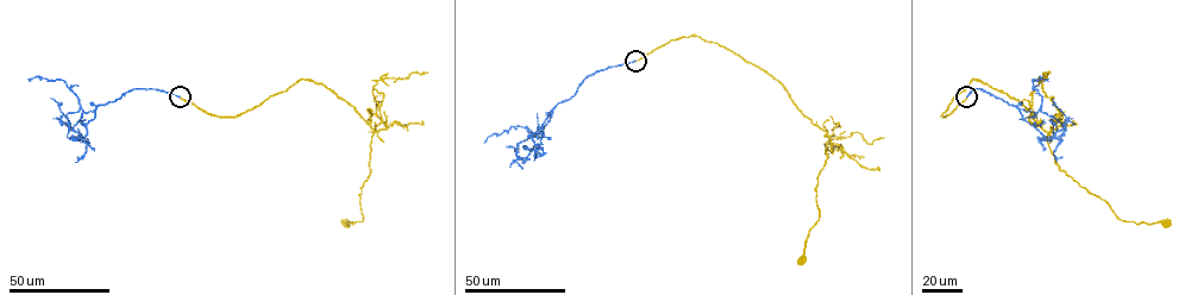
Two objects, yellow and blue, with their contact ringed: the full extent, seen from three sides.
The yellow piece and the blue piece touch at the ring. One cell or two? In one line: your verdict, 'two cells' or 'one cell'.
two cells

